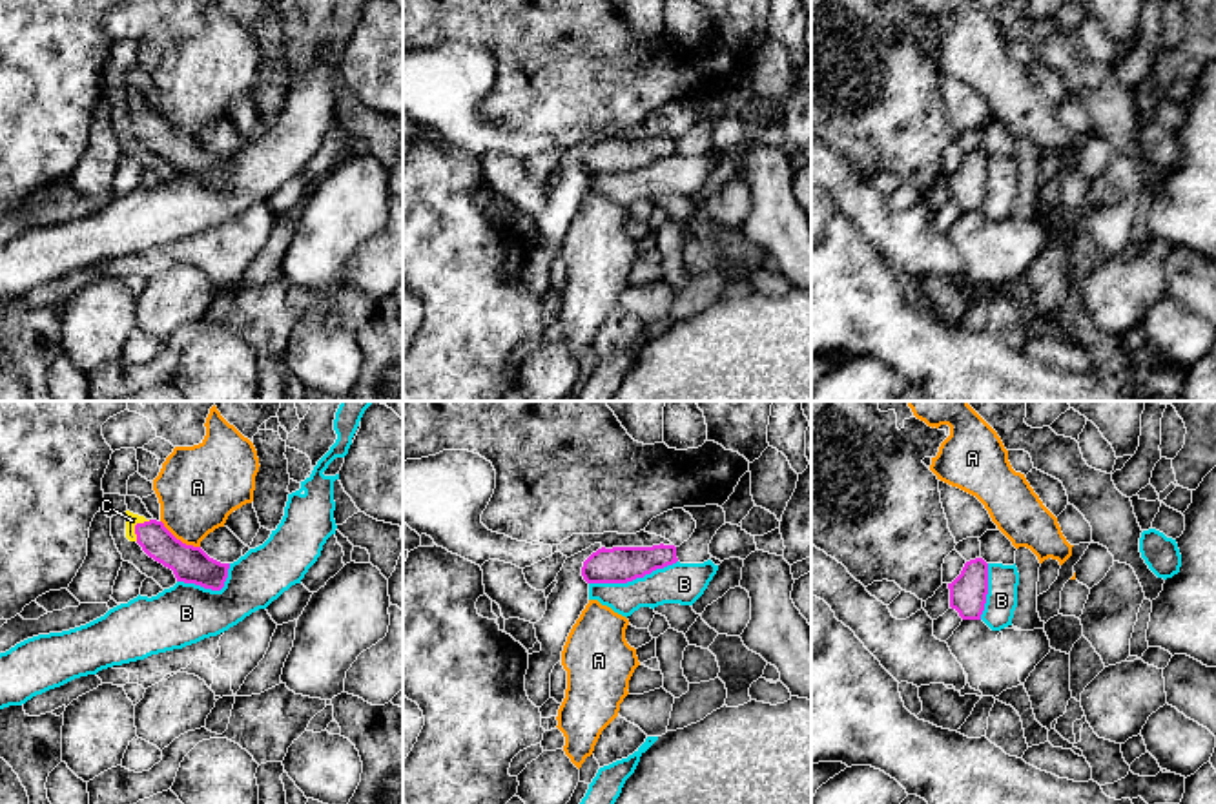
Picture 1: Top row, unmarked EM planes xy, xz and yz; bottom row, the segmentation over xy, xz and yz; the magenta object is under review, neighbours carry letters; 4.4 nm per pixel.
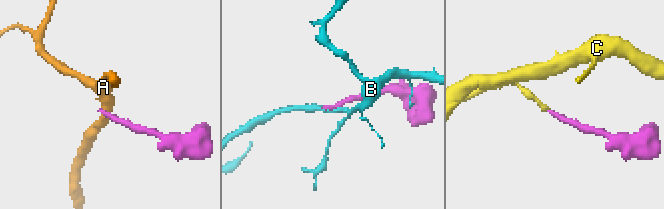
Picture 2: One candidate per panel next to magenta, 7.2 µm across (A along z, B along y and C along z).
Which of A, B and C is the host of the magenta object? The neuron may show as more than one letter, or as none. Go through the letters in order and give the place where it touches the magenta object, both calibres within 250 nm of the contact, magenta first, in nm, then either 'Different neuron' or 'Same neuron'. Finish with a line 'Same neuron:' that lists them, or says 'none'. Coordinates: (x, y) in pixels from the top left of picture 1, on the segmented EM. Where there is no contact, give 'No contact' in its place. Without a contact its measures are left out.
A: Touches magenta at xy (179, 540). Thickness 160 nm (magenta) against 360 nm. Different neuron
B: Touches magenta at xz (633, 578). Thickness 160 nm (magenta) against 180 nm. Different neuron
C: Touches magenta at xy (135, 525). Thickness 150 nm (magenta) against 60 nm. Same neuron
Same neuron: C

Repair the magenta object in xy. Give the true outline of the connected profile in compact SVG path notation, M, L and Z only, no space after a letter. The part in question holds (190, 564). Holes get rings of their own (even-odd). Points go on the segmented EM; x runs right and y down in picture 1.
M126 514L126 538L137 541L142 551L171 569L177 582L195 583L204 589L221 591L228 578L230 563L210 558L201 547L177 540L162 521L144 516Z

